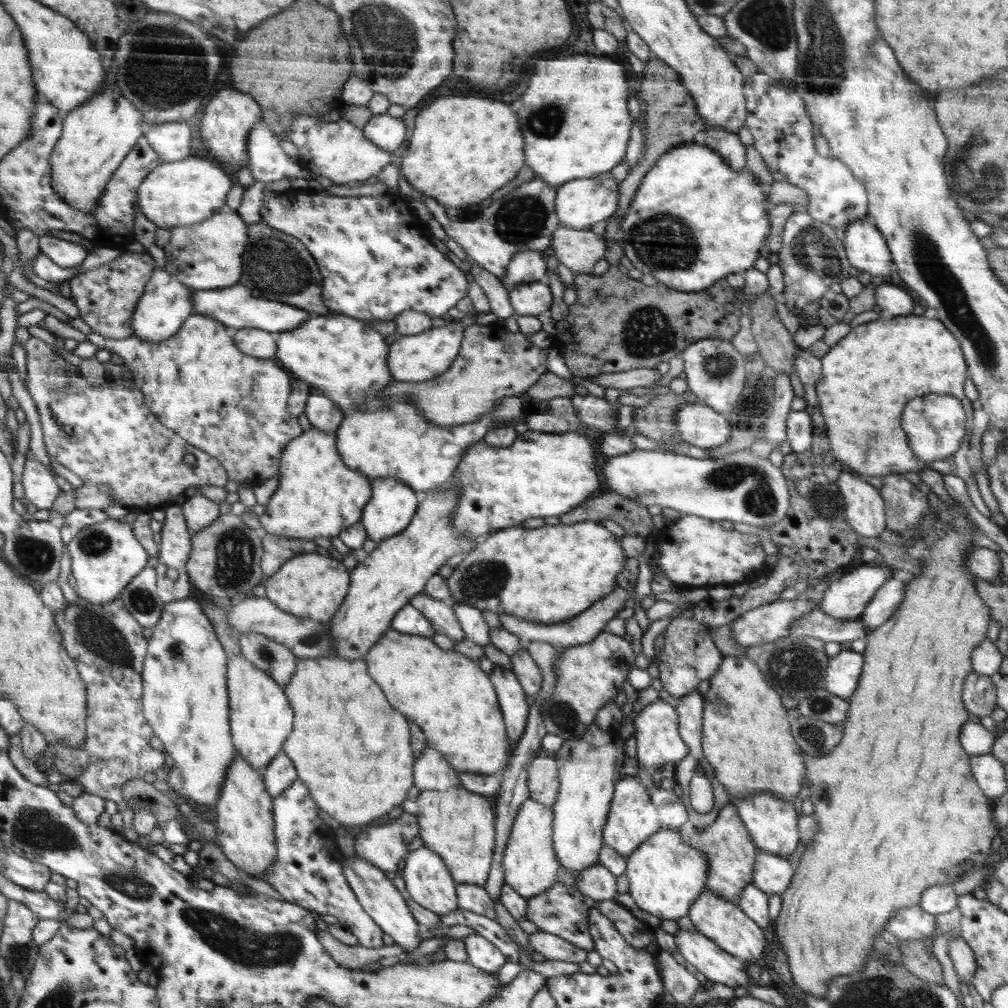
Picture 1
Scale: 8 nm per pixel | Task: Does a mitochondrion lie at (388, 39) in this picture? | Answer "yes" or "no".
yes

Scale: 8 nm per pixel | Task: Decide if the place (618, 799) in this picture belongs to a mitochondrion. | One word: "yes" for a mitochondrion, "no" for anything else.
no

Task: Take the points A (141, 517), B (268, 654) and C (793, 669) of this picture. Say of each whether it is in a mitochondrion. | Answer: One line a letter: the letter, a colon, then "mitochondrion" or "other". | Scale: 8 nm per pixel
A: other
B: mitochondrion
C: mitochondrion

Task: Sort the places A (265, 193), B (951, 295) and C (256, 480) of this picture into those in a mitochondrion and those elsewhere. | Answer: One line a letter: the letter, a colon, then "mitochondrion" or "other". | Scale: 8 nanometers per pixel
A: other
B: mitochondrion
C: other

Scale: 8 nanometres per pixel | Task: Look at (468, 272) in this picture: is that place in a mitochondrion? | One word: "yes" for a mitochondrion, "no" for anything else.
no

